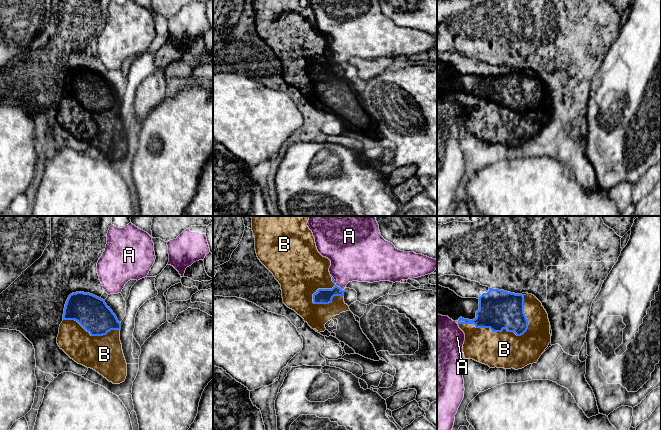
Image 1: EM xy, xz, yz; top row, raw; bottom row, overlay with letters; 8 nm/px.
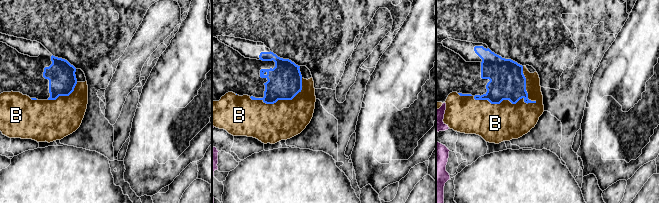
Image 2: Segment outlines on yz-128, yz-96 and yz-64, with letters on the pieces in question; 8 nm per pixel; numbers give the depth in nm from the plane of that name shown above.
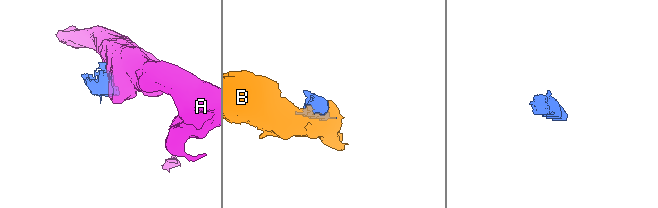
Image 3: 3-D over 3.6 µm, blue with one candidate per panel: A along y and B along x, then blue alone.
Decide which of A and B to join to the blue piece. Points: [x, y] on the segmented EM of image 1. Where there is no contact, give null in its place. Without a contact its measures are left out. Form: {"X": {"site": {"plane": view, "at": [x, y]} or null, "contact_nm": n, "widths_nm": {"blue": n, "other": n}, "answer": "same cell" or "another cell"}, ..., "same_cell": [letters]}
{"A": {"site": {"plane": "xz", "at": [339, 287]}, "contact_nm": 80, "widths_nm": {"blue": 130, "other": 360}, "answer": "another cell"}, "B": {"site": {"plane": "yz", "at": [509, 331]}, "contact_nm": 600, "widths_nm": {"blue": 320, "other": 300}, "answer": "same cell"}, "same_cell": ["B"]}

